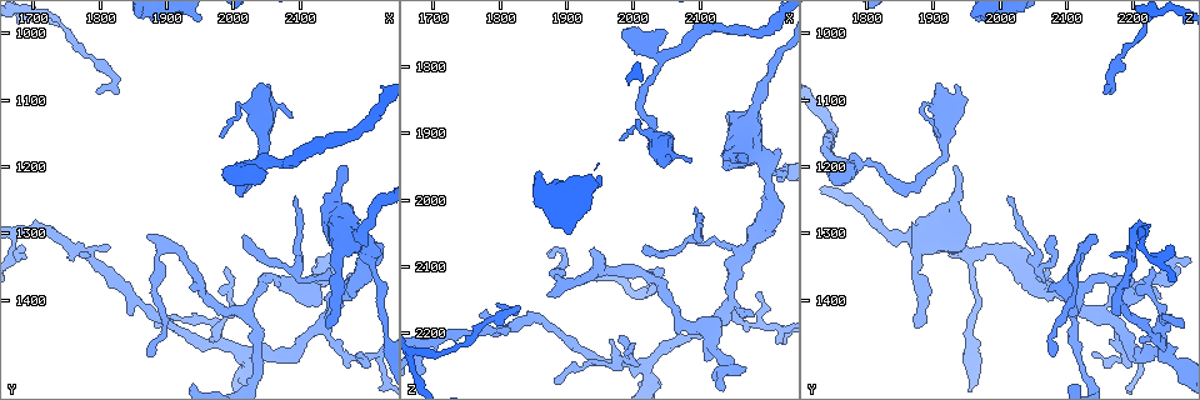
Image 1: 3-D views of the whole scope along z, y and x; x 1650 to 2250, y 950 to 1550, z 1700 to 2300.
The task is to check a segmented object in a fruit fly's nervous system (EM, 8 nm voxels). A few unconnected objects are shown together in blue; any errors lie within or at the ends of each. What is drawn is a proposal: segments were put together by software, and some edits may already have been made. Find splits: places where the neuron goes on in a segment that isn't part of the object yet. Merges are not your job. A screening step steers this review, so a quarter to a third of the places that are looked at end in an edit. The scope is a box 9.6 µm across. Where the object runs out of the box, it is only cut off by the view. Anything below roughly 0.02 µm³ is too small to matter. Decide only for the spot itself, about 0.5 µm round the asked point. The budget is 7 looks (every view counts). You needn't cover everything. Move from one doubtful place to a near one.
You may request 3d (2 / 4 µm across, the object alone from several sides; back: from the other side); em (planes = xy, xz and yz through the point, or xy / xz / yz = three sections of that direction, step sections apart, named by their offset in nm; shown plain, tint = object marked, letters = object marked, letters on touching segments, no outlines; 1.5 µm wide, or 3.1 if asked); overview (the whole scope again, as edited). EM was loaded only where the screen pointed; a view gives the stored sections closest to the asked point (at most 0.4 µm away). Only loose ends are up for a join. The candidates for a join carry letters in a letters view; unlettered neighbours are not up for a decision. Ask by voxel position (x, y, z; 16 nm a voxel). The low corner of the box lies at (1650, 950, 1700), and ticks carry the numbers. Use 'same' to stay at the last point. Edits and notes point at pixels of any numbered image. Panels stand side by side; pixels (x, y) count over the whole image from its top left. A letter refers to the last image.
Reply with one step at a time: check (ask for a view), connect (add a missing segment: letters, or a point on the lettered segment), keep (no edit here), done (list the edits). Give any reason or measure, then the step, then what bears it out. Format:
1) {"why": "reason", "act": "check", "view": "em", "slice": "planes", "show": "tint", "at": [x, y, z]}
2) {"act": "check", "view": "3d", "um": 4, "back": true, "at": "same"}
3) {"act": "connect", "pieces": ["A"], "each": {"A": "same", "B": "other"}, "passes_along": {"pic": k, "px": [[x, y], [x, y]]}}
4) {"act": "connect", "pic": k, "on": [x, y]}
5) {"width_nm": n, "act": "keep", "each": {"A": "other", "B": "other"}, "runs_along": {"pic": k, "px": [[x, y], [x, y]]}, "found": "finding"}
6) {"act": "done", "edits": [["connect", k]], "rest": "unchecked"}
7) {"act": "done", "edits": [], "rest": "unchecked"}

{"why": "thin end", "act": "check", "view": "em", "slice": "yz", "step": 8, "show": "letters", "at": [2090, 1130, 1940]}

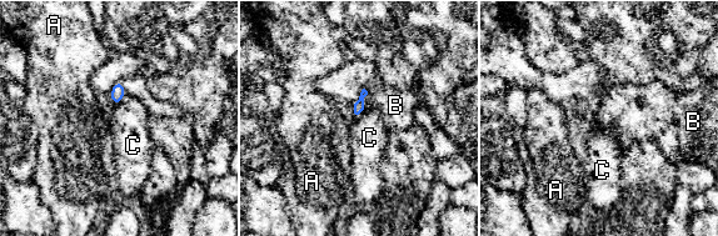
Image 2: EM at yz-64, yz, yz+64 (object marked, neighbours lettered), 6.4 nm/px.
{"why": "cut it another way", "act": "check", "view": "em", "slice": "planes", "show": "letters", "at": "same"}

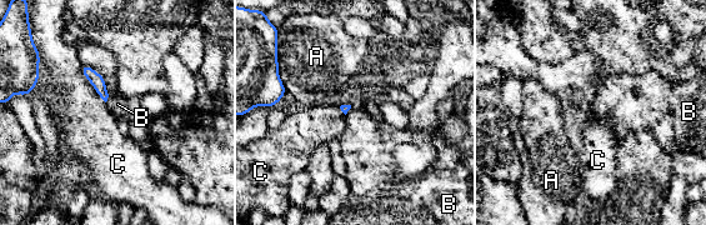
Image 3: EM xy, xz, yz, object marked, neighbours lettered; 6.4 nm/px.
{"act": "keep", "each": {"A": "other", "B": "other", "C": "other"}, "found": "none of them fits"}

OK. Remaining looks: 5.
{"why": "branch stops here", "act": "check", "view": "em", "slice": "planes", "show": "tint", "at": [1985, 1200, 1745]}

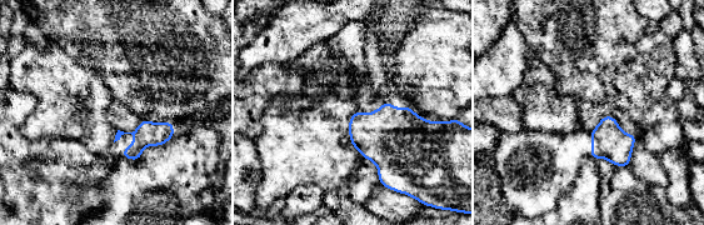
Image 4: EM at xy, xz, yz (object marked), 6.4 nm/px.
{"why": "what lies round it", "act": "check", "view": "em", "slice": "planes", "show": "letters", "at": "same"}

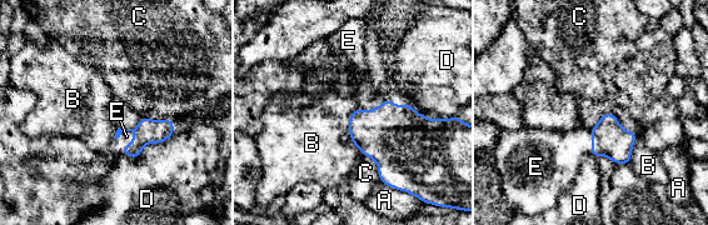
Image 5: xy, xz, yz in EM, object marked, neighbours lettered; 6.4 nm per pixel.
{"act": "connect", "pic": 5, "on": [126, 136], "each": {"A": "other", "B": "other", "C": "other", "D": "other", "E": "same"}, "found": "the neuron continues"}

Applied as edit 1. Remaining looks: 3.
{"act": "done", "edits": [["connect", 5]], "rest": "unchecked"}

